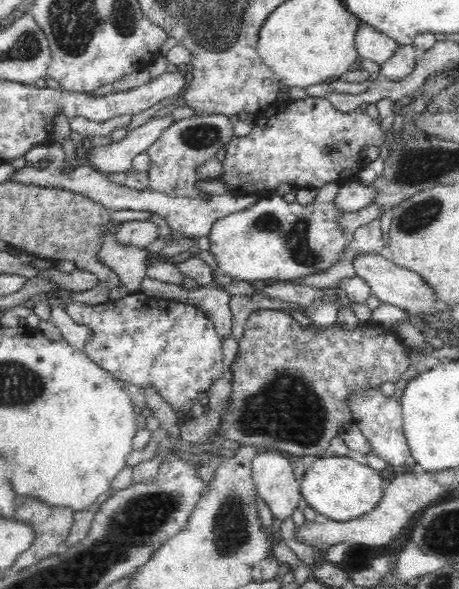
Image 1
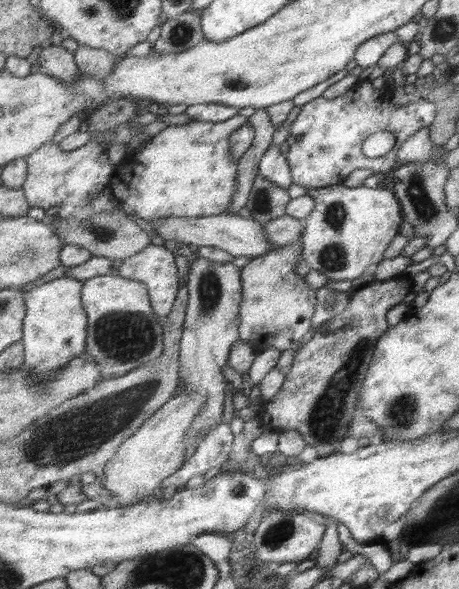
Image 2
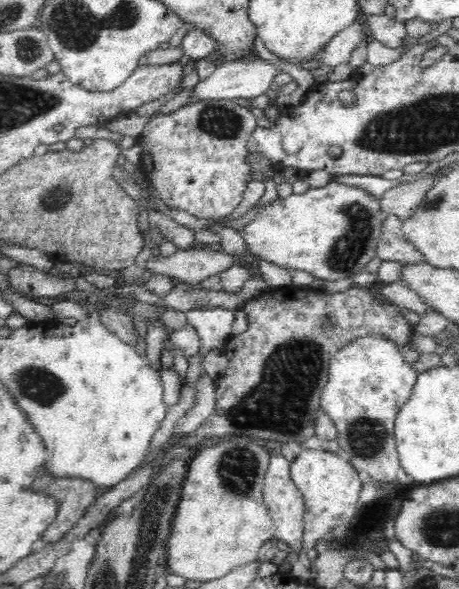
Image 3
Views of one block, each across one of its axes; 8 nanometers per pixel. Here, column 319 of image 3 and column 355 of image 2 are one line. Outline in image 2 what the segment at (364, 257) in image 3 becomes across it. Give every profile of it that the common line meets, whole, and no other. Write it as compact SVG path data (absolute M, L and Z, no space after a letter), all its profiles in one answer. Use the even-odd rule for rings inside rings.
M343 184L306 188L306 192L315 200L312 212L303 220L300 238L308 267L331 281L353 281L364 274L370 264L382 260L382 254L397 238L398 226L402 222L397 196L382 187L361 185L351 188Z

